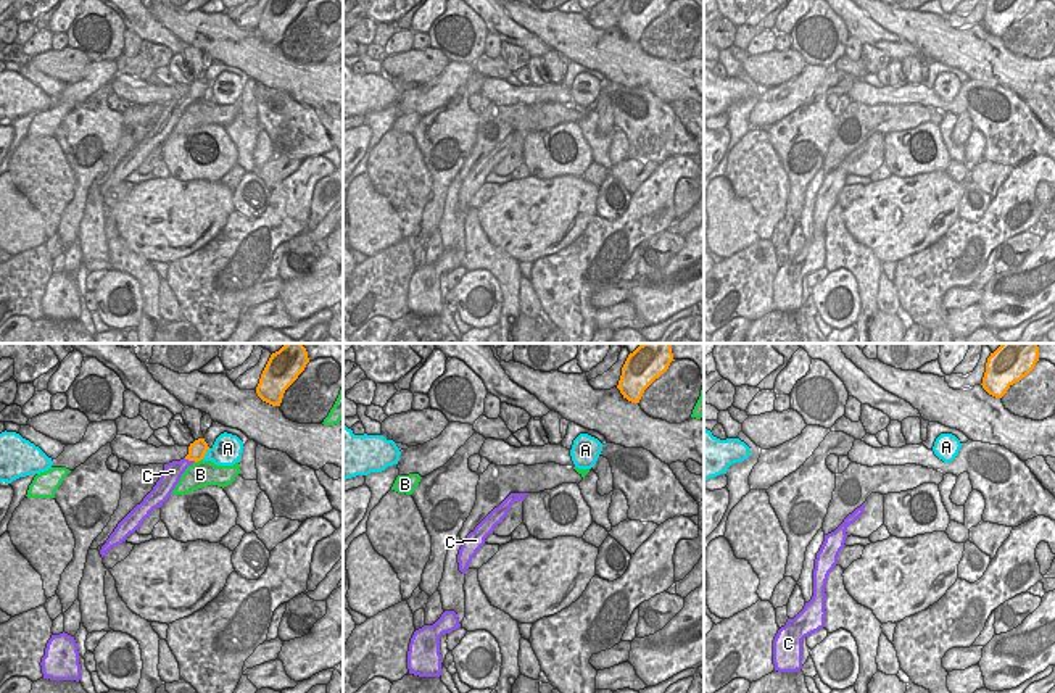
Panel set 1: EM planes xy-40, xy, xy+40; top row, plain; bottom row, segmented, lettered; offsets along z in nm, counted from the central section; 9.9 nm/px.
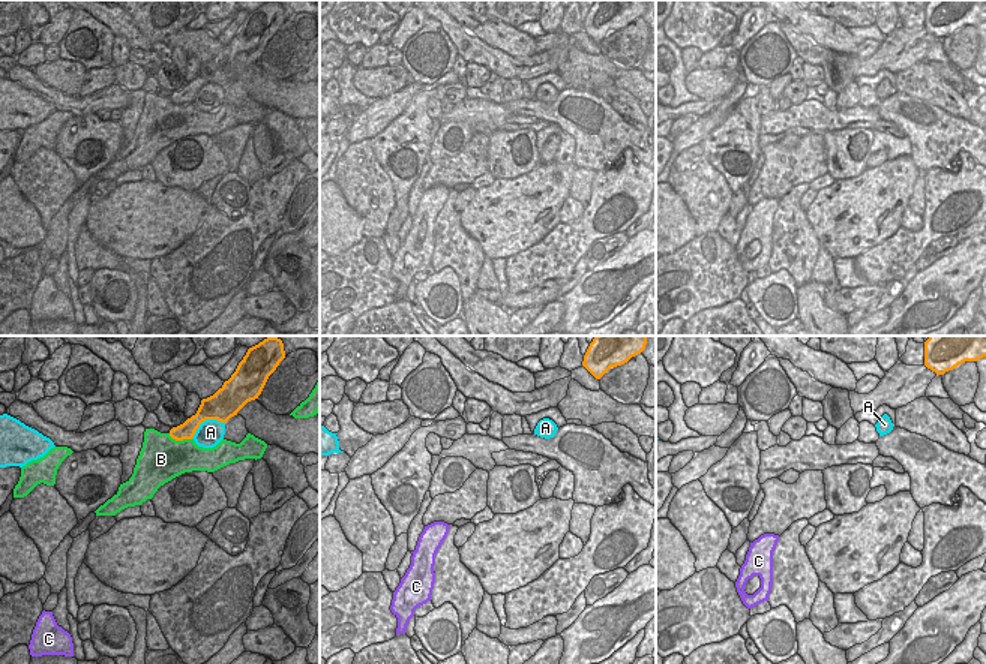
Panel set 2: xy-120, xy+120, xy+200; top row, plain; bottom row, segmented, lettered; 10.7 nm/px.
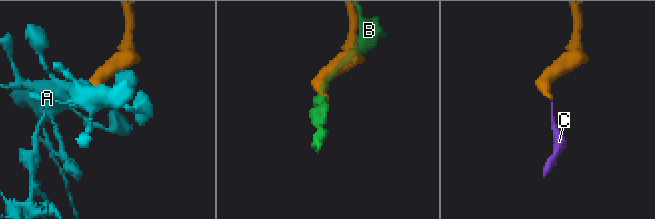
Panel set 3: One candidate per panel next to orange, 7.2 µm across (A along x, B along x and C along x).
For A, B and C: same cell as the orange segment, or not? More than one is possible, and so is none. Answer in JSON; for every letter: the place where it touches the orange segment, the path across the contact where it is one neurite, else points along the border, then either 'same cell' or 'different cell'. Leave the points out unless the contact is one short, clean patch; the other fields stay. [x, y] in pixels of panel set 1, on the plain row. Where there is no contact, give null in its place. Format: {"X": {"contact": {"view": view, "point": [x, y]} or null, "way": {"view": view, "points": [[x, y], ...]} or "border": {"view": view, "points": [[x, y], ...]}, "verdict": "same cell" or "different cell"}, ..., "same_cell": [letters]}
{"A": {"contact": {"view": "xy-40", "point": [205, 92]}, "verdict": "different cell"}, "B": {"contact": {"view": "xy-40", "point": [198, 99]}, "verdict": "different cell"}, "C": {"contact": {"view": "xy-40", "point": [190, 99]}, "way": {"view": "xy-40", "points": [[197, 89], [190, 99], [173, 110]]}, "verdict": "same cell"}, "same_cell": ["C"]}

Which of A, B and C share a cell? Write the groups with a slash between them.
A / B / C

